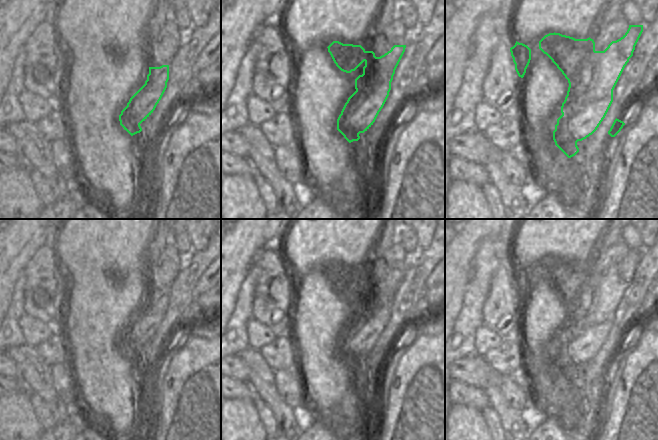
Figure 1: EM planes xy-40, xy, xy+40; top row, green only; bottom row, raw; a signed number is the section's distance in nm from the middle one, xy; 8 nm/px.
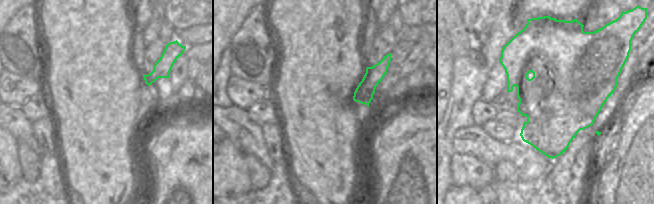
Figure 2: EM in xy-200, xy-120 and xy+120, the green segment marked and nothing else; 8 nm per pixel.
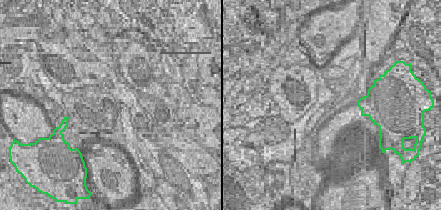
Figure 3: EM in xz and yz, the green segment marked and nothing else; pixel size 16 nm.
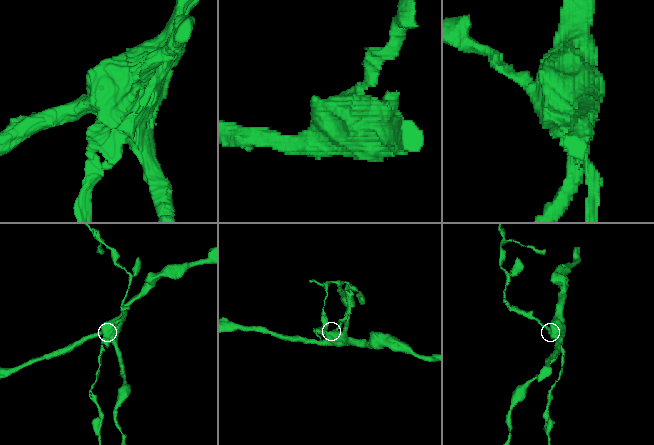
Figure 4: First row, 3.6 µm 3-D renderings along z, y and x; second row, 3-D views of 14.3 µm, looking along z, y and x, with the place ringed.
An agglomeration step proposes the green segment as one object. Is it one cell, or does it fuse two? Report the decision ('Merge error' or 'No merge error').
Merge error

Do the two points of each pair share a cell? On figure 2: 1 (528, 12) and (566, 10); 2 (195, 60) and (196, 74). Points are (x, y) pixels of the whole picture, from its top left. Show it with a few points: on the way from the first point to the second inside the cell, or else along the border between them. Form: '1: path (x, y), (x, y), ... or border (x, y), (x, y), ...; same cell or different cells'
1: path (537, 10), (557, 10); same cell
2: path (196, 63), (196, 71); same cell

